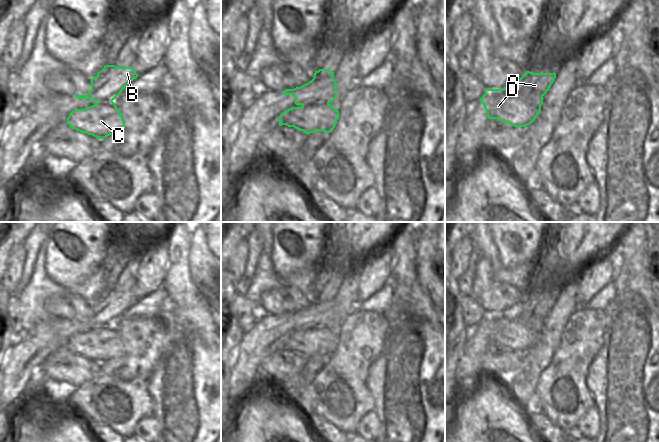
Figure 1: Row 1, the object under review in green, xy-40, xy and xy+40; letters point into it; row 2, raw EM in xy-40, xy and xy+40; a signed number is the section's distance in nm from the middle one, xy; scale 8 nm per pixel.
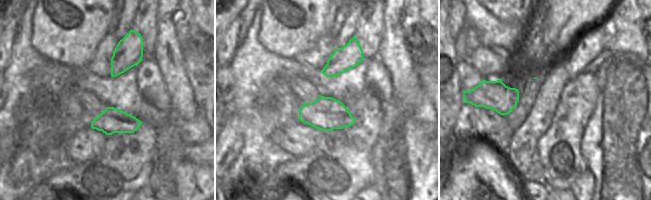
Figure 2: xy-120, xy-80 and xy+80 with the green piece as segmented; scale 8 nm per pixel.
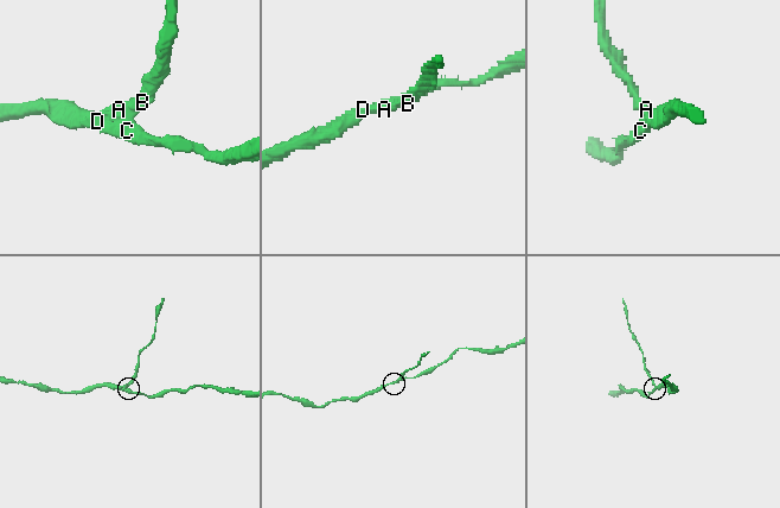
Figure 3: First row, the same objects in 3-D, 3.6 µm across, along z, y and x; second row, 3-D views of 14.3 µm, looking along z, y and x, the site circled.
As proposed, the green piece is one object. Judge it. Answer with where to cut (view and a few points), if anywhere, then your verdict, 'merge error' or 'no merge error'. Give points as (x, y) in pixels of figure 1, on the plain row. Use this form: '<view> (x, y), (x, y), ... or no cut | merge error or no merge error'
xy+40 (502, 313), (506, 318), (543, 319) | merge error

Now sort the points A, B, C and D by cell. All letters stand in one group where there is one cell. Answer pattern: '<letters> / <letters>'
A B / C D

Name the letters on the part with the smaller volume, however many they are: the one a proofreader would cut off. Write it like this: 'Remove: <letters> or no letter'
Remove: A, B.

